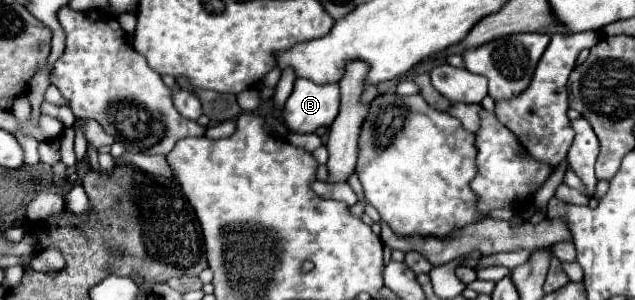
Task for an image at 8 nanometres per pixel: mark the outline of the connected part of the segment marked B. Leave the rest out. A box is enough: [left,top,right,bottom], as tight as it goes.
[281,79,339,133]

